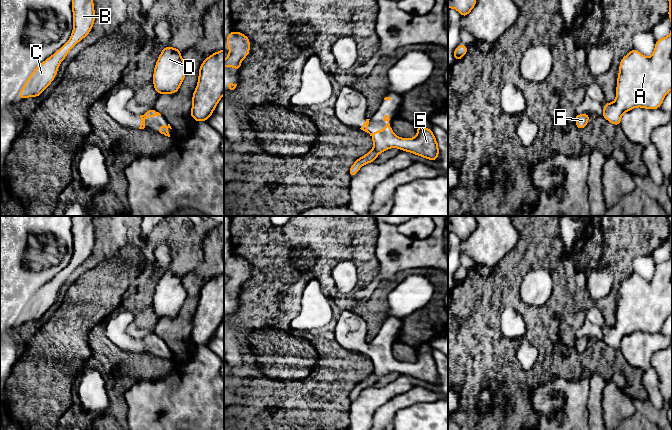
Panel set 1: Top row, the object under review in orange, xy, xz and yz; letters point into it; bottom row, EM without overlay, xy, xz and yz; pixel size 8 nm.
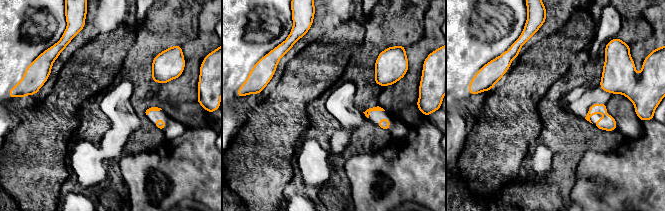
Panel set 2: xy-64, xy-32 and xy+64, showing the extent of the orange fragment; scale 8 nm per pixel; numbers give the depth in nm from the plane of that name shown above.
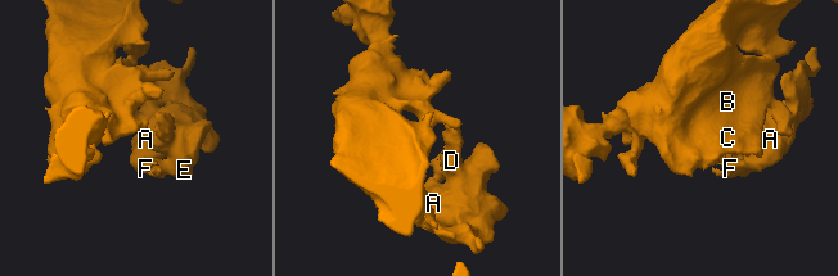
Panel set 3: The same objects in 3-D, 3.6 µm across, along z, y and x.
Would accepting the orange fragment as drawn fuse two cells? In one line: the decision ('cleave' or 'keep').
keep

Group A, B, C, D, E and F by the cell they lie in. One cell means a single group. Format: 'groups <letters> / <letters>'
groups A B C D E F

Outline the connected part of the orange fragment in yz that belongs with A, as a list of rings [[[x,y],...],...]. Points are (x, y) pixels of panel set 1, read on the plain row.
[[[667,216],[671,245],[669,260],[657,263],[654,275],[650,281],[638,276],[636,273],[626,278],[620,285],[617,301],[616,322],[612,327],[604,328],[603,340],[608,346],[619,350],[622,339],[634,332],[659,333],[665,320],[672,314],[672,216]]]

